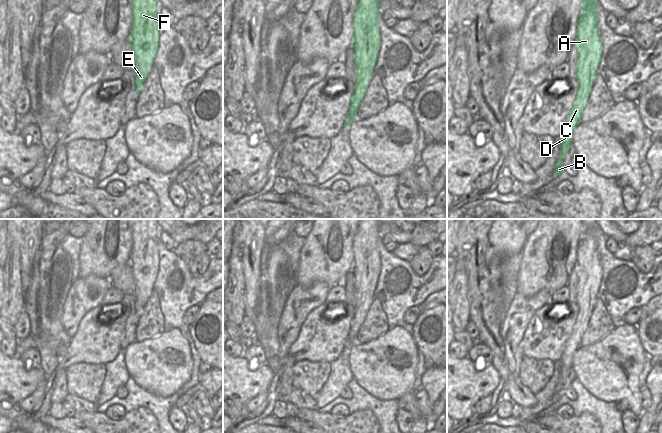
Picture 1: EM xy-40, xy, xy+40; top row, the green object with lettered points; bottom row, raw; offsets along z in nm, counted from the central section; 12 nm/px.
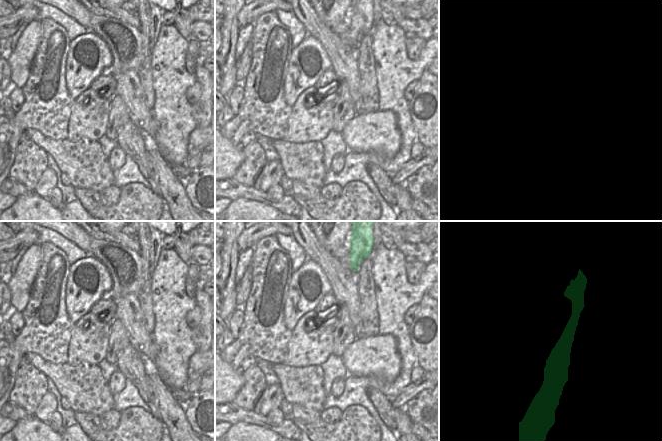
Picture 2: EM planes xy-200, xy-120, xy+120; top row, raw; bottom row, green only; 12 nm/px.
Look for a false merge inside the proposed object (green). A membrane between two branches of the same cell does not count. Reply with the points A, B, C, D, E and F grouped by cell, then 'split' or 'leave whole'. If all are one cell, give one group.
A B C D E F; leave whole

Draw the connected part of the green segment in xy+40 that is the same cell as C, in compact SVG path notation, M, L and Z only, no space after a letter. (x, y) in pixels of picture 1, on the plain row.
M582 219L582 233L576 253L575 271L578 275L576 303L579 311L572 333L566 341L560 359L562 373L555 389L555 401L564 395L563 385L572 369L572 358L581 346L582 337L587 329L592 310L598 298L603 269L598 252L596 232L600 229L596 219Z

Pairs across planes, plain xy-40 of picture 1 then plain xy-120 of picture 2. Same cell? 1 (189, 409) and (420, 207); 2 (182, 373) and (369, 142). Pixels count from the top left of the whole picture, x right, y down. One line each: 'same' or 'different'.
1: same
2: same

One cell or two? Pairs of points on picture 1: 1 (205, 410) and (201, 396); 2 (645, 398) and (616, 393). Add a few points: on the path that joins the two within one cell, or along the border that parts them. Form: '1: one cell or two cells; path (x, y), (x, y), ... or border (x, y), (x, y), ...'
1: one cell; path (203, 407), (201, 399)
2: two cells; border (639, 389), (639, 402), (643, 410)

